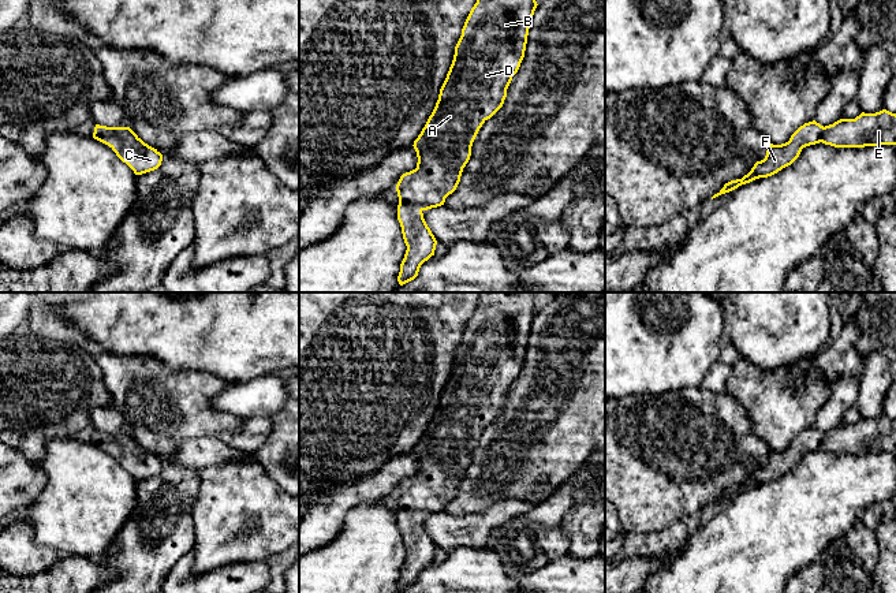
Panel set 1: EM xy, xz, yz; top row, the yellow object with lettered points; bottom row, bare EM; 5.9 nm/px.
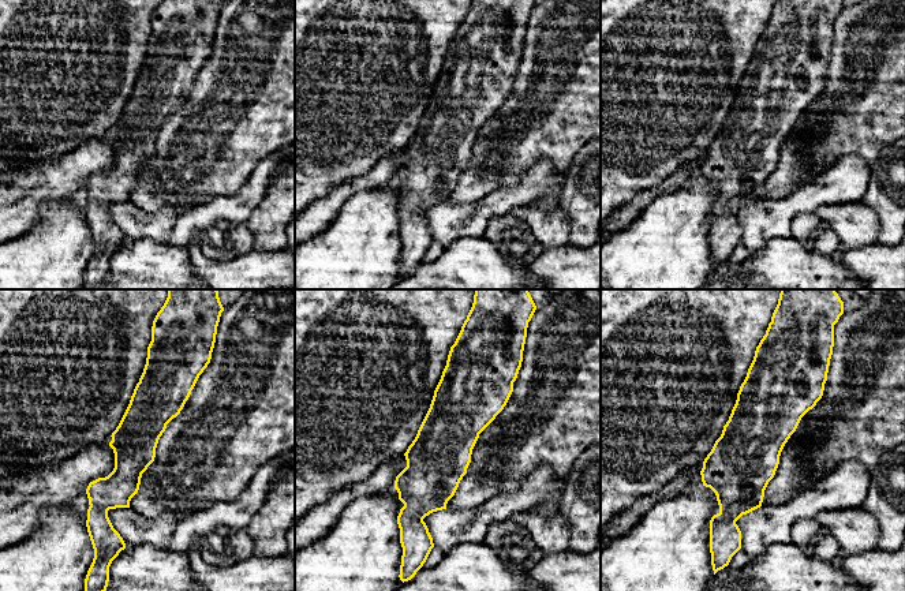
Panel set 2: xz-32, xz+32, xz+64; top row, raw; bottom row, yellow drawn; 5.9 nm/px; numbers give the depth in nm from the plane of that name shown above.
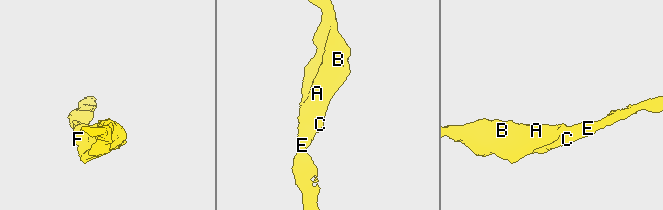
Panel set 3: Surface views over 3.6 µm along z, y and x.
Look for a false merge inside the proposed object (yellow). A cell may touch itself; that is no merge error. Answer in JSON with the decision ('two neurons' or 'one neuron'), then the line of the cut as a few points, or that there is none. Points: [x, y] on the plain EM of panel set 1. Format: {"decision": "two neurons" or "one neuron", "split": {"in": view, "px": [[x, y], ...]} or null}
{"decision": "one neuron", "split": null}

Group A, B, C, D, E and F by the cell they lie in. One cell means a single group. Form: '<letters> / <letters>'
A B C D E F

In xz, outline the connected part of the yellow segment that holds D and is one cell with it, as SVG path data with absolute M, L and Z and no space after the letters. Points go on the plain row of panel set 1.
M479 292L436 413L414 447L417 474L400 482L397 526L407 552L400 570L400 592L418 582L421 571L434 562L437 547L423 525L423 516L444 511L470 466L473 448L482 433L504 410L507 395L524 363L531 324L537 314L531 292Z

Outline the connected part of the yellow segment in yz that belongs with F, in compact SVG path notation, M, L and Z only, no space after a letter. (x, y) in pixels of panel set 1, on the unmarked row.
M886 415L876 419L862 418L855 425L840 425L825 433L815 426L804 429L791 441L788 448L770 450L764 466L757 467L742 485L725 489L712 506L755 485L777 480L791 471L803 454L820 448L835 454L896 451L896 419Z

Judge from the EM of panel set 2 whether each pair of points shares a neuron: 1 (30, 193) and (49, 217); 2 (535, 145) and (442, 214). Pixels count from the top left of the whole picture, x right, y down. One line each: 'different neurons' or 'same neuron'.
1: different neurons
2: different neurons

